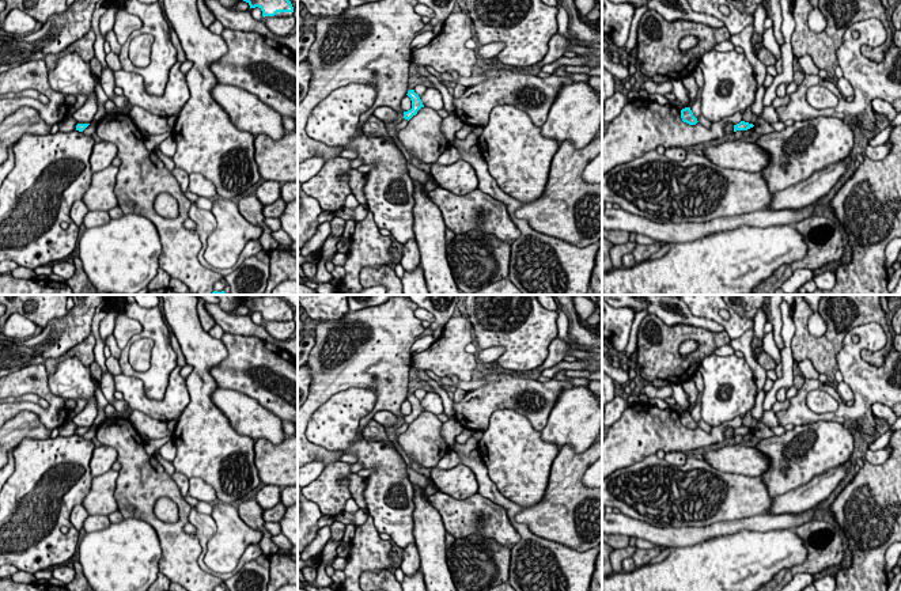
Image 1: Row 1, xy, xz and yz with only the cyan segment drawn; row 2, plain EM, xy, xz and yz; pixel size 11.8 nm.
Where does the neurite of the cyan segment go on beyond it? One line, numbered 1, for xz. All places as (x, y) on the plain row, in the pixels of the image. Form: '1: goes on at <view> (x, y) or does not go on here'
1: does not go on here

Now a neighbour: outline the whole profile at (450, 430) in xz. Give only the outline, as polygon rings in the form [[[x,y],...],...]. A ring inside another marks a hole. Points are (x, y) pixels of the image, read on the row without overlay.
[[[447,420],[442,425],[440,435],[448,446],[448,451],[454,448],[455,437],[463,431],[463,427],[455,420]]]

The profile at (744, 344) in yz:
[[[746,330],[739,338],[730,340],[728,346],[731,346],[734,351],[741,351],[743,353],[743,359],[747,361],[750,368],[754,372],[754,379],[757,384],[757,393],[760,393],[765,383],[766,383],[766,371],[756,361],[753,356],[753,349],[752,349],[752,341],[754,337],[754,330]]]

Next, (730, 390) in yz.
[[[711,355],[699,371],[704,380],[701,418],[711,427],[743,417],[757,397],[754,372],[743,357]]]

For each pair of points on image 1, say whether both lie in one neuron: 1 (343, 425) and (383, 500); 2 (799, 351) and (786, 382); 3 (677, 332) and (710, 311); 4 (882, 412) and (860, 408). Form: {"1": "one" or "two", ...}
{"1": "one", "2": "two", "3": "two", "4": "two"}

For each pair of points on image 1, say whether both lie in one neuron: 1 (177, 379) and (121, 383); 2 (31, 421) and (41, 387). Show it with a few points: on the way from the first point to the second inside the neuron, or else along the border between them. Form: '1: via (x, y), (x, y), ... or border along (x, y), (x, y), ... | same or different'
1: via (171, 396), (162, 405), (146, 405), (137, 397) | same
2: border along (14, 416), (22, 410), (31, 410), (50, 431) | different

